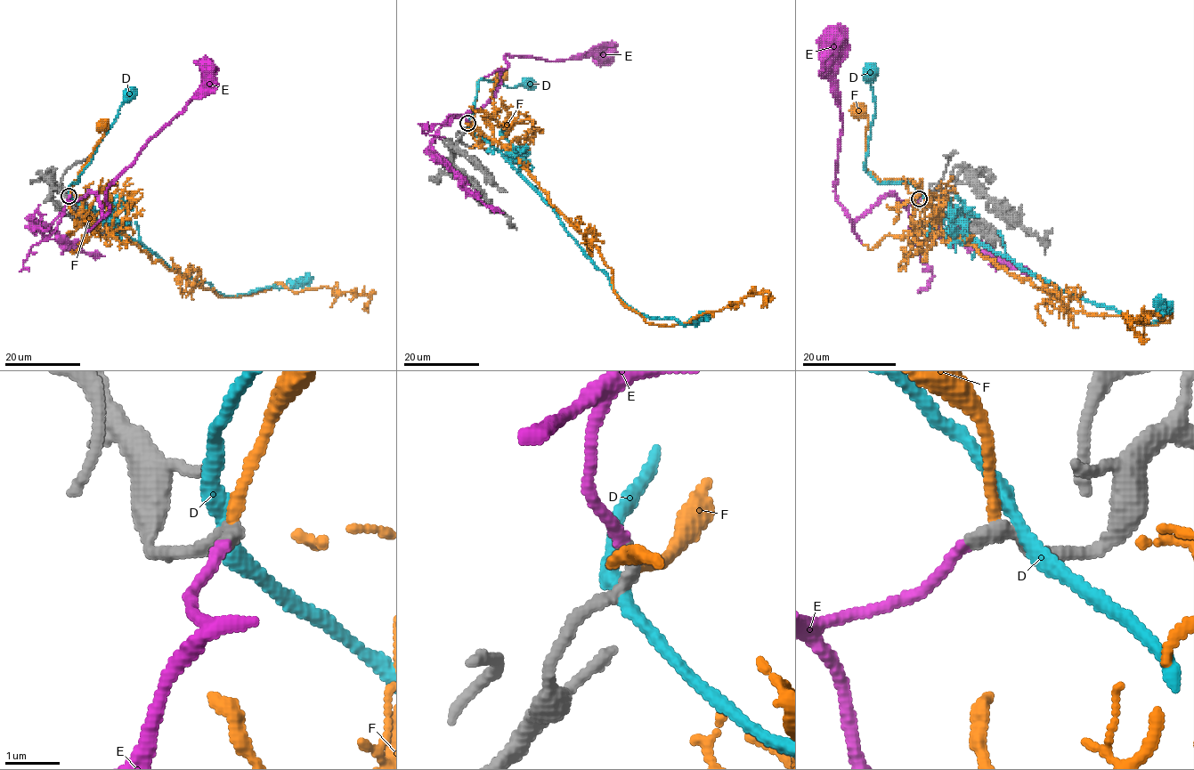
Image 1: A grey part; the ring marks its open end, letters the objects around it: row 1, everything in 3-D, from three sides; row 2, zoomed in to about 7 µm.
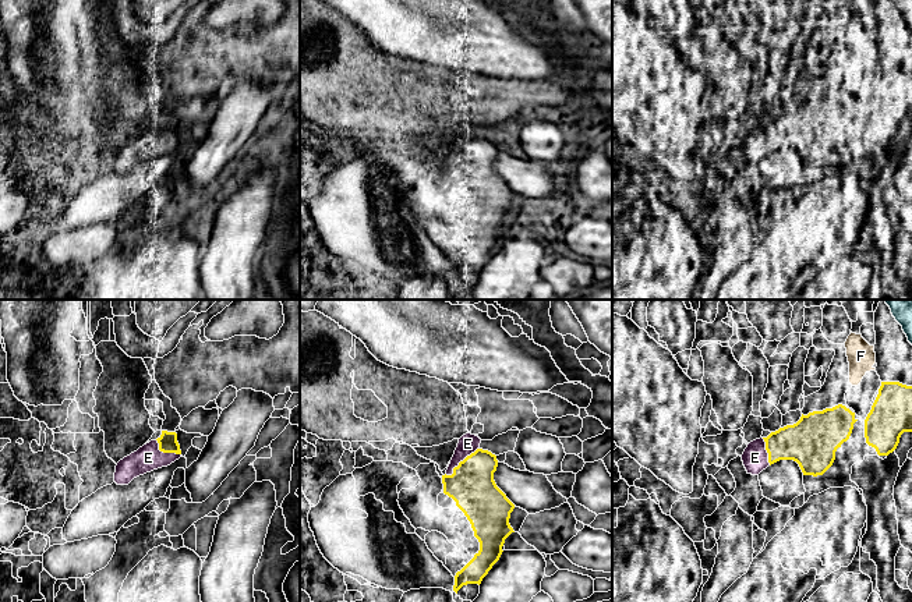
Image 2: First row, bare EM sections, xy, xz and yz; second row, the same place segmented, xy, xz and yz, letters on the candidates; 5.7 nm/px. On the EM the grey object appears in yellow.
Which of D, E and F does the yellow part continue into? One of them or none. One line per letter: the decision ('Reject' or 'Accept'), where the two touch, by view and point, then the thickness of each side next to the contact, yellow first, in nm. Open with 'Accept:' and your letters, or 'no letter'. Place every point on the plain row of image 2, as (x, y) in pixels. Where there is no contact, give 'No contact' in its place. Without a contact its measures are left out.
Accept: E
D: Reject. No contact
E: Accept. Touches yellow at xz (460, 149). Thickness 260 nm (yellow) against 110 nm
F: Reject. No contact

